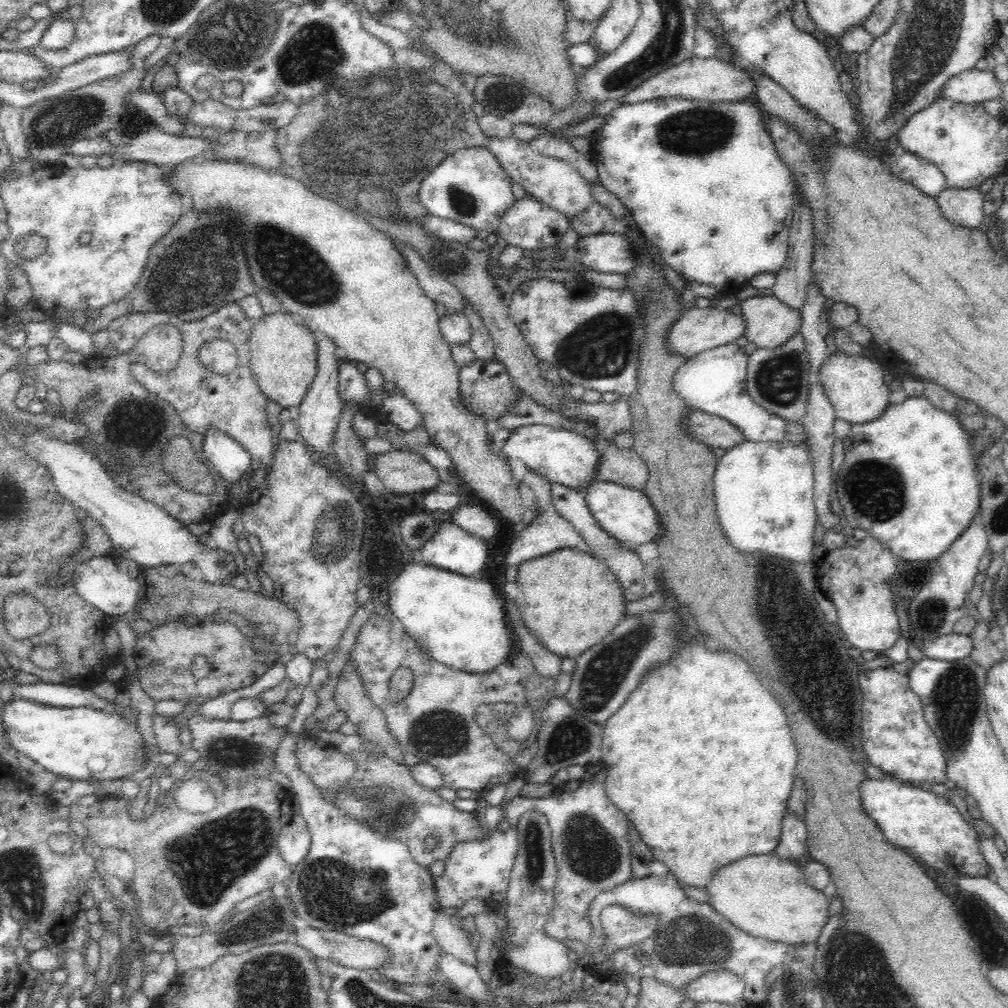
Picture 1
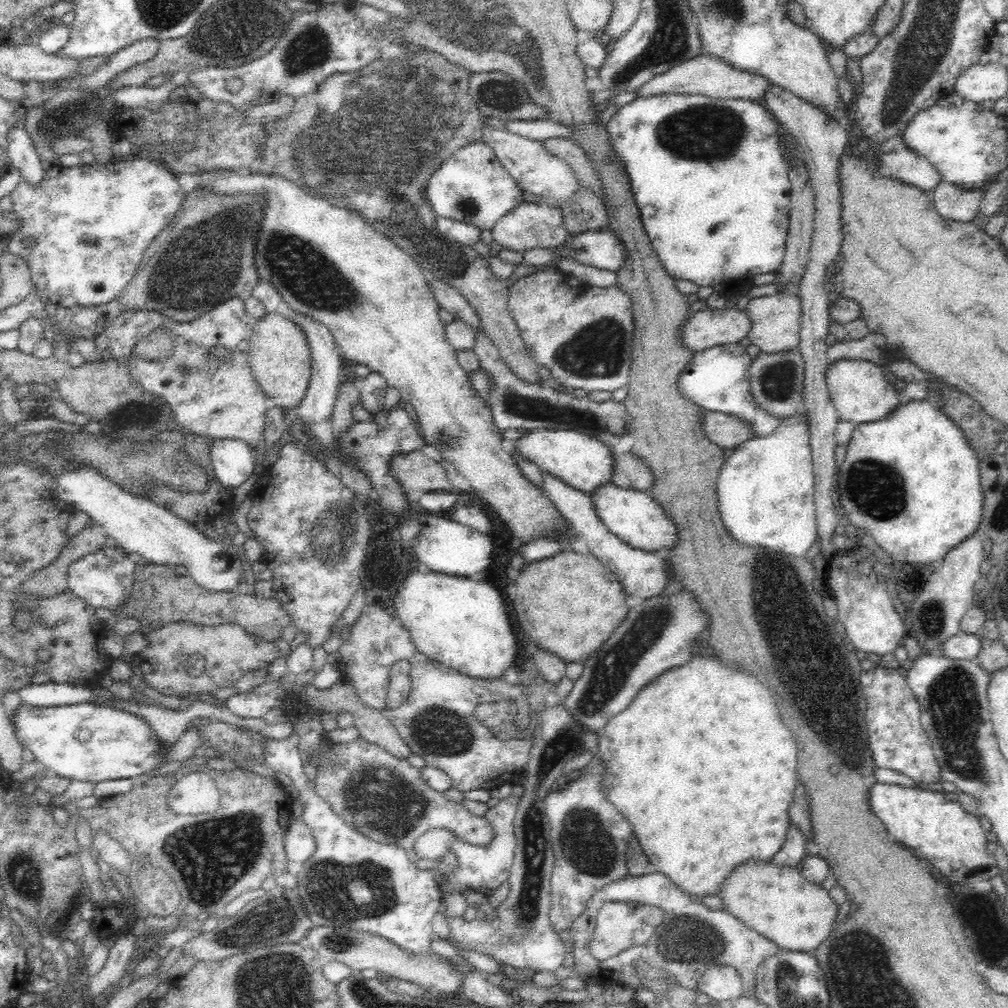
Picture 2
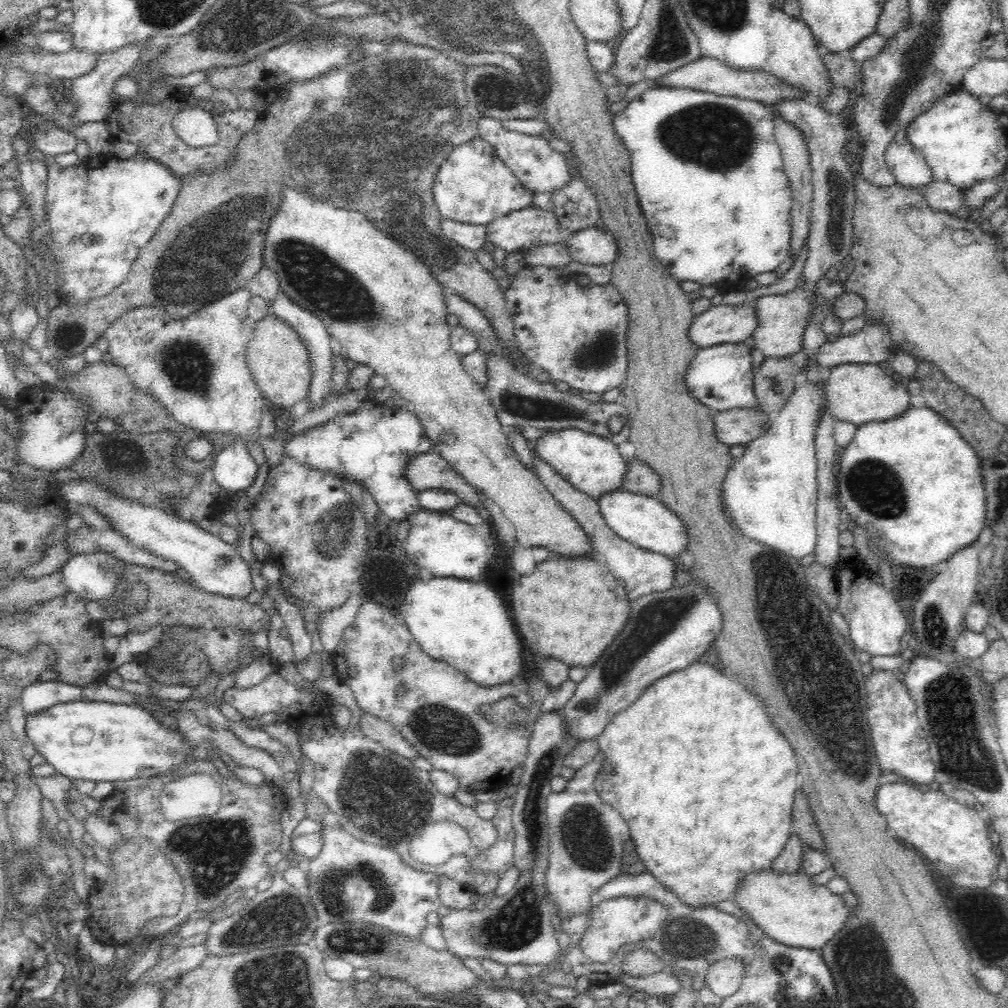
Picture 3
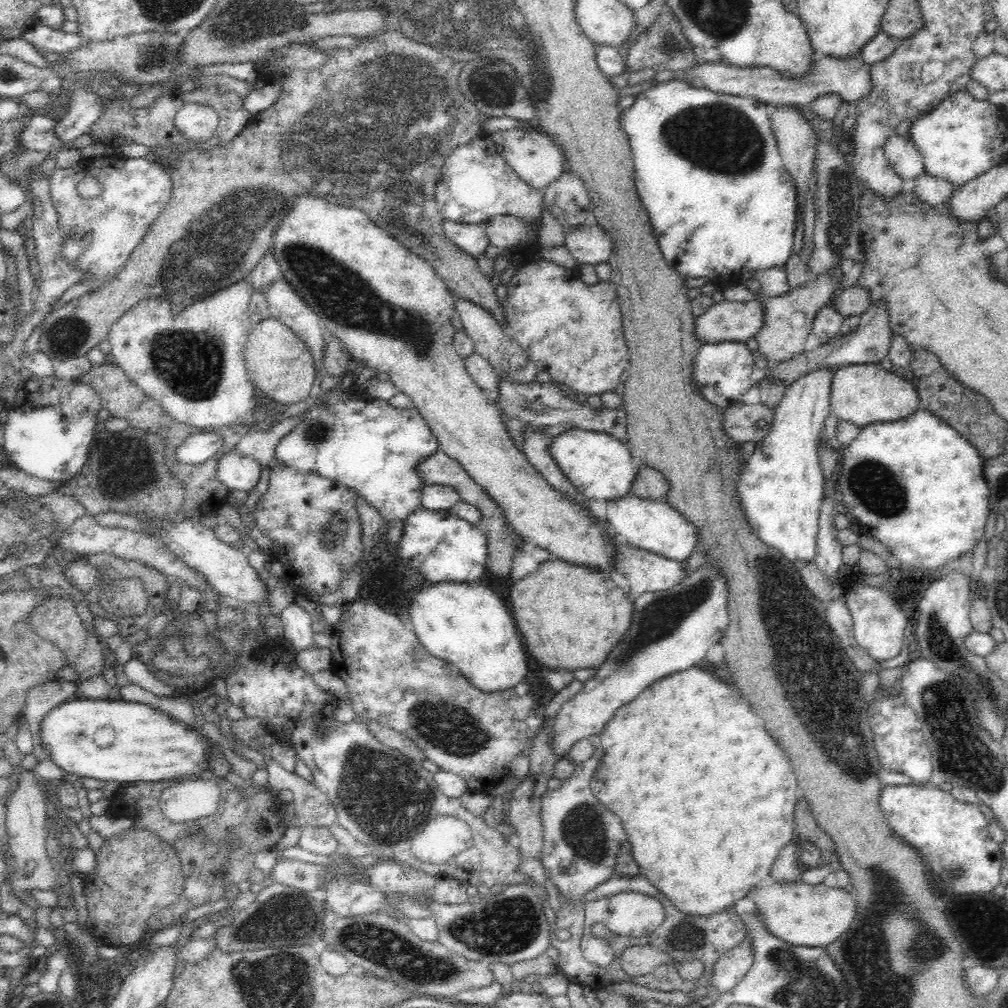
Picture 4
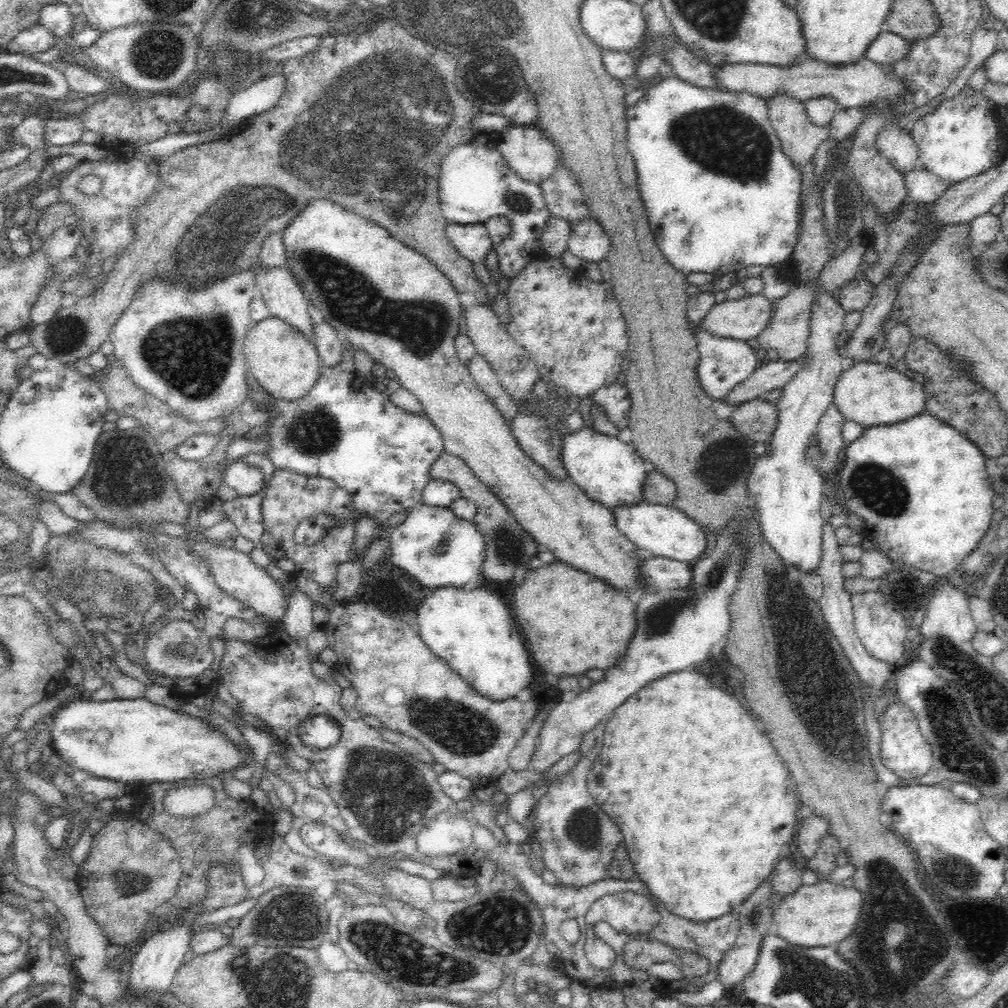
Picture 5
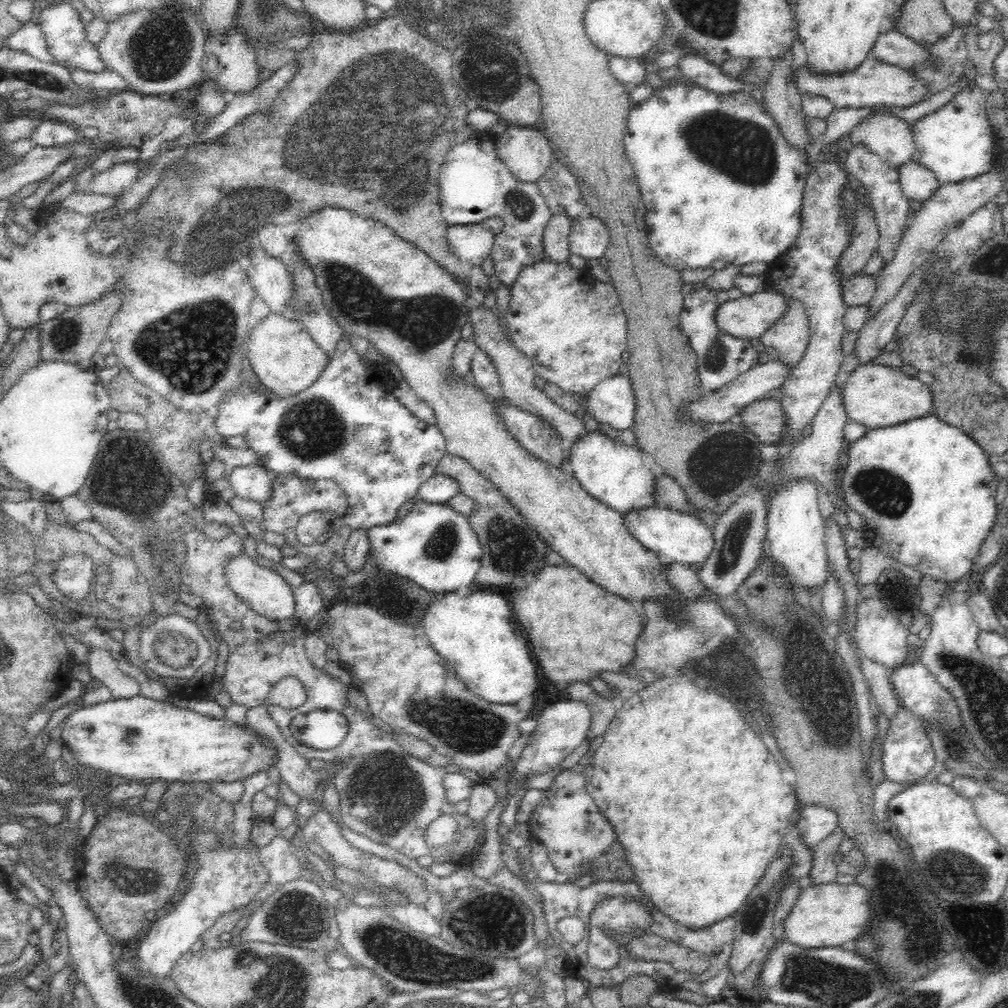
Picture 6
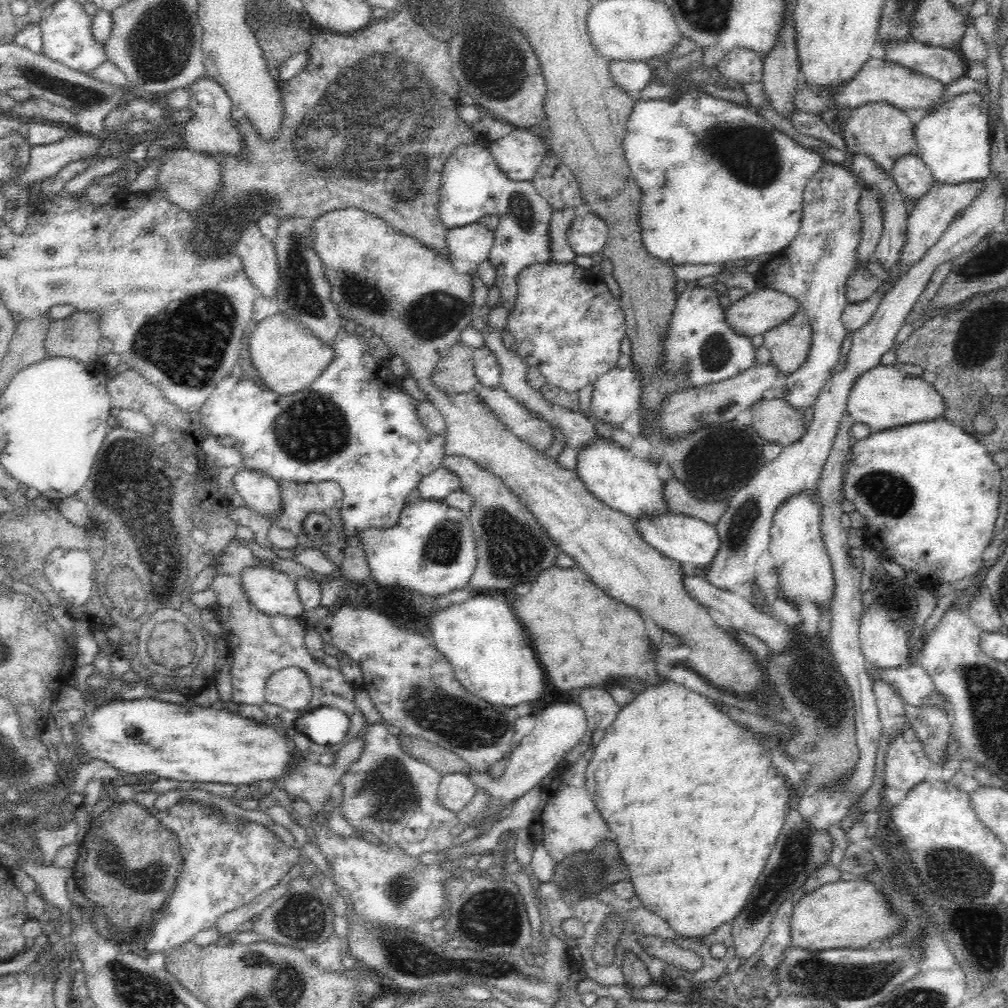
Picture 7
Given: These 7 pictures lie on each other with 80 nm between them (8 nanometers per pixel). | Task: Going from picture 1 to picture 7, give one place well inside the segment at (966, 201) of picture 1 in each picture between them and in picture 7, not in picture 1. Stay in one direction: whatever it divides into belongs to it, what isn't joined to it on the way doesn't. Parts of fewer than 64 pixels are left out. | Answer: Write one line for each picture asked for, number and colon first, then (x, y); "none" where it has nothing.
2: (954, 203)
3: (942, 196)
4: (936, 192)
5: (923, 186)
6: (918, 182)
7: (913, 177)

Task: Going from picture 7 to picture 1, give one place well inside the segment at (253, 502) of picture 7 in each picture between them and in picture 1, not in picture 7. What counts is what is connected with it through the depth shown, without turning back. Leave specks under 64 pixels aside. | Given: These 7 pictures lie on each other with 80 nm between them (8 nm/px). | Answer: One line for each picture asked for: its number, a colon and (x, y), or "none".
1: (231, 460)
2: (233, 461)
3: (234, 470)
4: (235, 471)
5: (247, 480)
6: (249, 481)

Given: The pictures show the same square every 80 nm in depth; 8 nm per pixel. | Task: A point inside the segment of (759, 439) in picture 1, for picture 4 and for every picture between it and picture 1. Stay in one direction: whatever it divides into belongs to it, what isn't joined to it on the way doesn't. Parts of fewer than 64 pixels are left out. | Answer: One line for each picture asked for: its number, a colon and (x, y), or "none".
2: (717, 379)
3: (721, 377)
4: (722, 371)

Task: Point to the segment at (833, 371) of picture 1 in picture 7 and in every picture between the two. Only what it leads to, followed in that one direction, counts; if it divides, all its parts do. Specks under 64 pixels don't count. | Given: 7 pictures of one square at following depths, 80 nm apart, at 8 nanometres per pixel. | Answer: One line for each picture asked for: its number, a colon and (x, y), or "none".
2: (861, 392)
3: (860, 393)
4: (861, 393)
5: (866, 393)
6: (876, 396)
7: (883, 398)

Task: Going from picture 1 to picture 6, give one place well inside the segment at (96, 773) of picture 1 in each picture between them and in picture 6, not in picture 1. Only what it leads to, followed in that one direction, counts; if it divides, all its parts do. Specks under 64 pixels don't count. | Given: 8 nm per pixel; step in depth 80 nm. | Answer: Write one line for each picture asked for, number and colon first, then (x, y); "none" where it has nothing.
2: (88, 742)
3: (84, 740)
4: (103, 739)
5: (126, 740)
6: (137, 738)

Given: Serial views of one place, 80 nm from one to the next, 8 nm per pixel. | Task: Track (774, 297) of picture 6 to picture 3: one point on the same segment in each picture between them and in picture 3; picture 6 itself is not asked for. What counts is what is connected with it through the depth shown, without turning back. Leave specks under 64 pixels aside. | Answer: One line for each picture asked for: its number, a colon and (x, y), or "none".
3: (720, 324)
4: (736, 321)
5: (742, 319)

